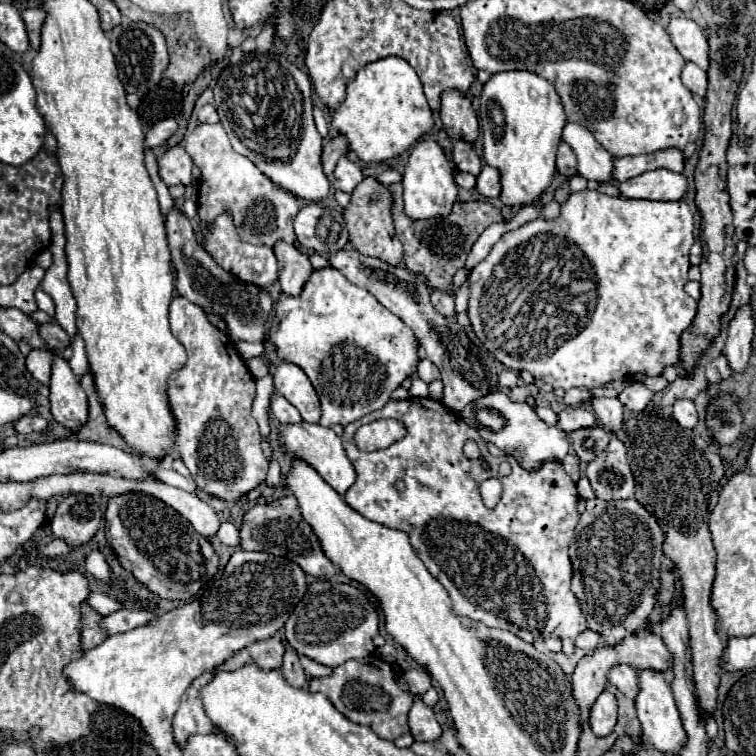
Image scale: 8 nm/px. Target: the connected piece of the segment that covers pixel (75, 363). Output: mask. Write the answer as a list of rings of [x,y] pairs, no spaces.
[[[79,333],[73,337],[71,347],[73,347],[73,357],[69,361],[71,369],[73,369],[75,375],[83,375],[89,369],[89,363],[87,363],[87,355],[85,355],[85,343],[83,343]]]

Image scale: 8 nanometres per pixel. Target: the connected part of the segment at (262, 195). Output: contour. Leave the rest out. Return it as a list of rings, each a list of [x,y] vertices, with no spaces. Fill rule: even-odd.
[[[221,123],[199,125],[185,139],[183,147],[187,149],[187,153],[191,153],[193,163],[201,169],[197,199],[197,213],[201,221],[213,221],[223,209],[231,209],[241,241],[269,247],[273,247],[273,243],[279,239],[285,239],[287,243],[297,243],[293,233],[293,219],[299,213],[297,197],[281,187],[275,187],[271,179],[263,175],[247,157],[235,153]],[[257,207],[259,211],[253,211],[253,215],[249,215],[251,209]]]

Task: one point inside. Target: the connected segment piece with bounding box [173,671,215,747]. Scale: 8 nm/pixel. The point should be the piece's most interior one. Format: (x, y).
(190, 718)

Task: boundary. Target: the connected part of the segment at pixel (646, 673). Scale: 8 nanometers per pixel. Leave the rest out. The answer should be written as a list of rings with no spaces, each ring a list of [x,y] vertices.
[[[639,669],[637,673],[639,673],[637,677],[639,695],[635,699],[635,709],[637,709],[637,719],[641,721],[641,727],[643,727],[643,737],[647,737],[647,743],[655,745],[659,751],[667,755],[677,755],[677,751],[685,745],[685,731],[683,731],[679,711],[673,701],[671,685],[665,681],[663,673],[659,671]]]

